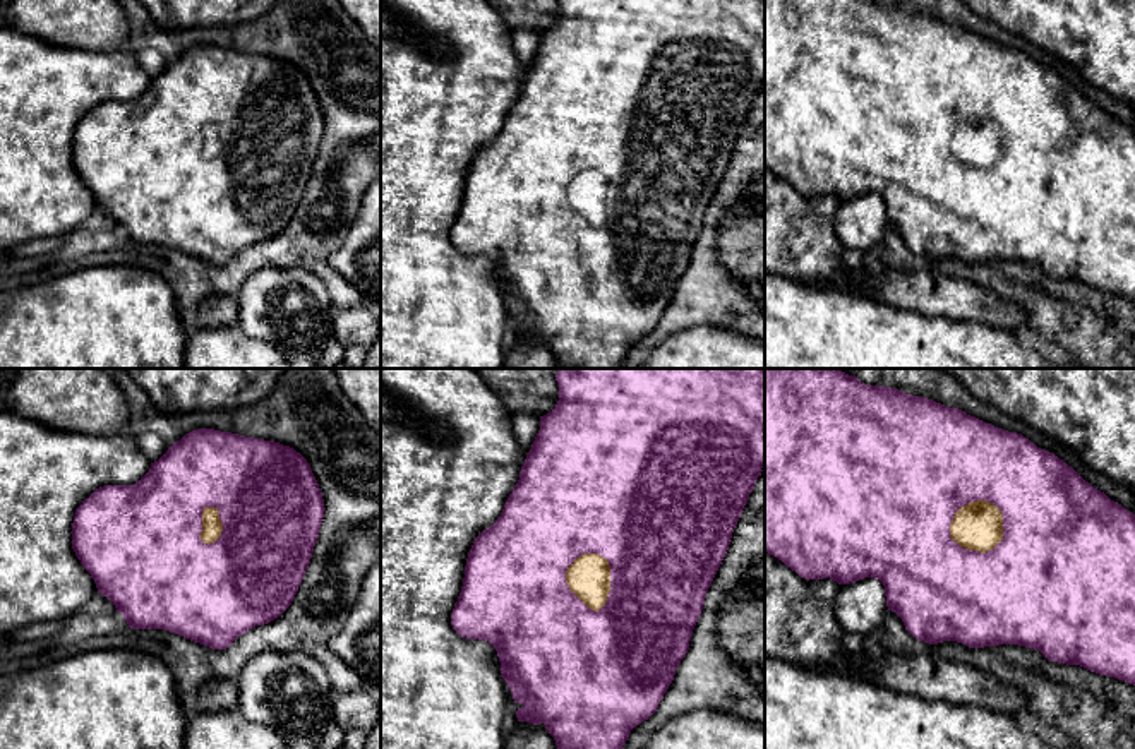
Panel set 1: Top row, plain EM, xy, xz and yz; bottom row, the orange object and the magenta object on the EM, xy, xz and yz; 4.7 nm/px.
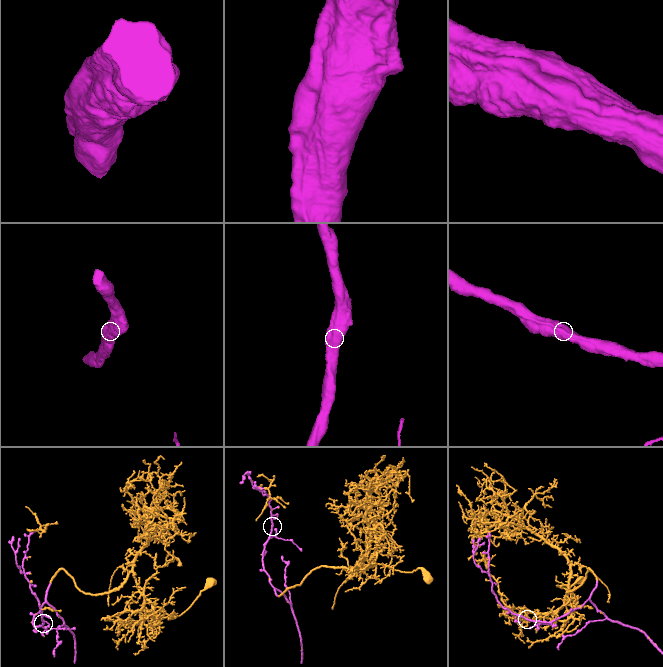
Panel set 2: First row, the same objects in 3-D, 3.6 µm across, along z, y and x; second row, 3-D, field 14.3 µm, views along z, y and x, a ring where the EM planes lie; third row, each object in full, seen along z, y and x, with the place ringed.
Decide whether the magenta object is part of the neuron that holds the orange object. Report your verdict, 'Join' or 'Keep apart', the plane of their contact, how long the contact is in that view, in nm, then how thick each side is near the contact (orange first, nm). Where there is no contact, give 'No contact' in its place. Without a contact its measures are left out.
Join. Touches orange in yz. Shared border 280 nm. Thickness 220 nm (orange) against 500 nm

